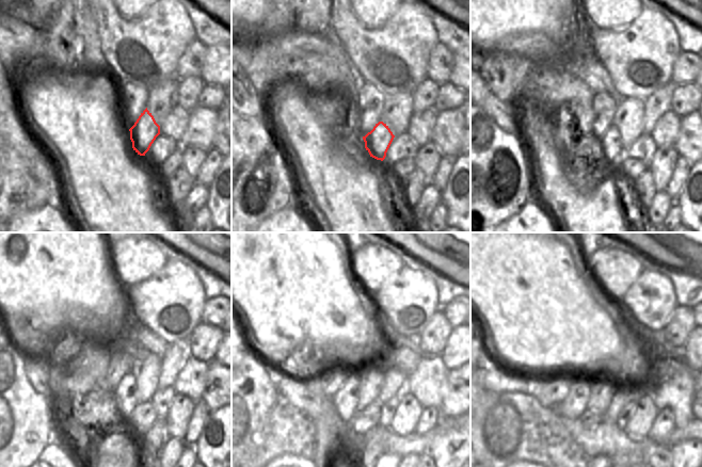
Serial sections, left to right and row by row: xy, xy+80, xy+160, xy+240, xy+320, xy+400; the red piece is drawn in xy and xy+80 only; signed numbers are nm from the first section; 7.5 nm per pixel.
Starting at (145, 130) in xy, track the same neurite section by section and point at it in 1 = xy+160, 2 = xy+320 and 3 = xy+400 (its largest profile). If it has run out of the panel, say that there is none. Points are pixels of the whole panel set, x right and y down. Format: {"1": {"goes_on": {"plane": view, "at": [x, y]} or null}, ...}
{"1": {"goes_on": {"plane": "xy+160", "at": [609, 148]}}, "2": {"goes_on": {"plane": "xy+320", "at": [346, 400]}}, "3": {"goes_on": {"plane": "xy+400", "at": [575, 402]}}}

